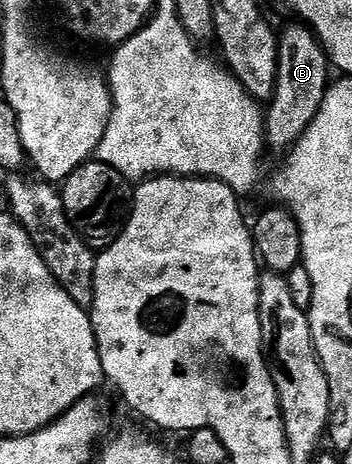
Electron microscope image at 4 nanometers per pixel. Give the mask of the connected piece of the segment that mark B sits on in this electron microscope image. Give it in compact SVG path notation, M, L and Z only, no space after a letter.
M292 23L285 30L280 30L277 39L277 86L273 92L273 100L268 102L265 119L265 139L270 150L288 151L301 138L303 131L315 119L319 107L325 98L325 91L331 84L331 62L325 54L325 48L317 39L317 34L304 23Z

